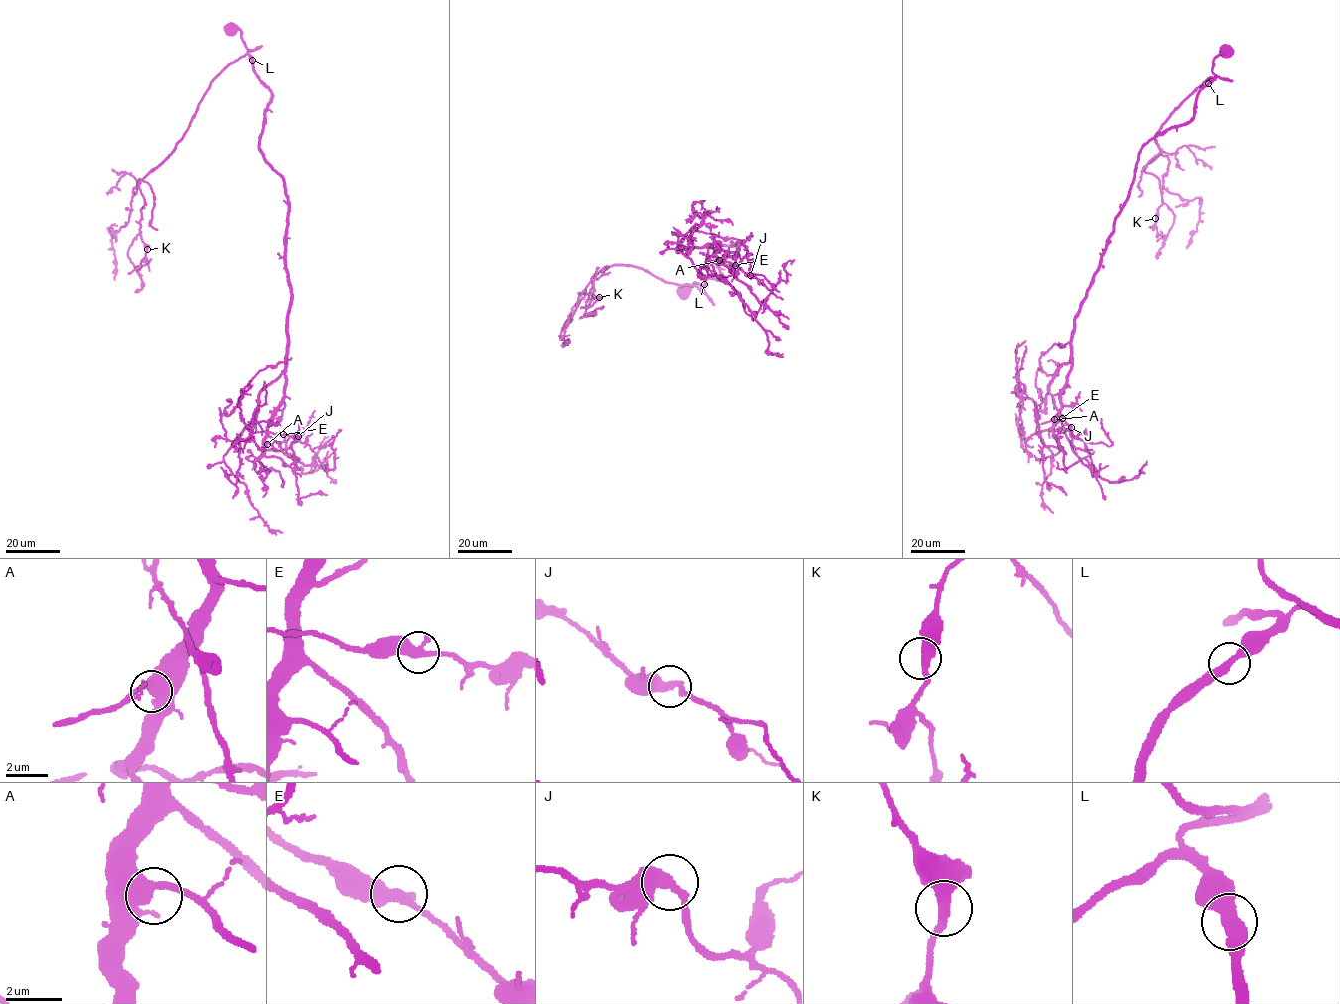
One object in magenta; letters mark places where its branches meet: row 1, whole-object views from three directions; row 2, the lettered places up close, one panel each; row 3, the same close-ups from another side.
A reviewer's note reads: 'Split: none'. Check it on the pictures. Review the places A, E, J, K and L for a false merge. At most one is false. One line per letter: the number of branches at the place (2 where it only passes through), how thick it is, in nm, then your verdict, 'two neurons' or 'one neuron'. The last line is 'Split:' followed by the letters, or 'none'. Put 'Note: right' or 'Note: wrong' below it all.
A: 2 branches meet; 480 nm thick; one neuron
E: 2 branches meet; 400 nm thick; one neuron
J: 2 branches meet; 440 nm thick; one neuron
K: 2 branches meet; 400 nm thick; one neuron
L: 2 branches meet; 440 nm thick; one neuron
Split: none
Note: right

